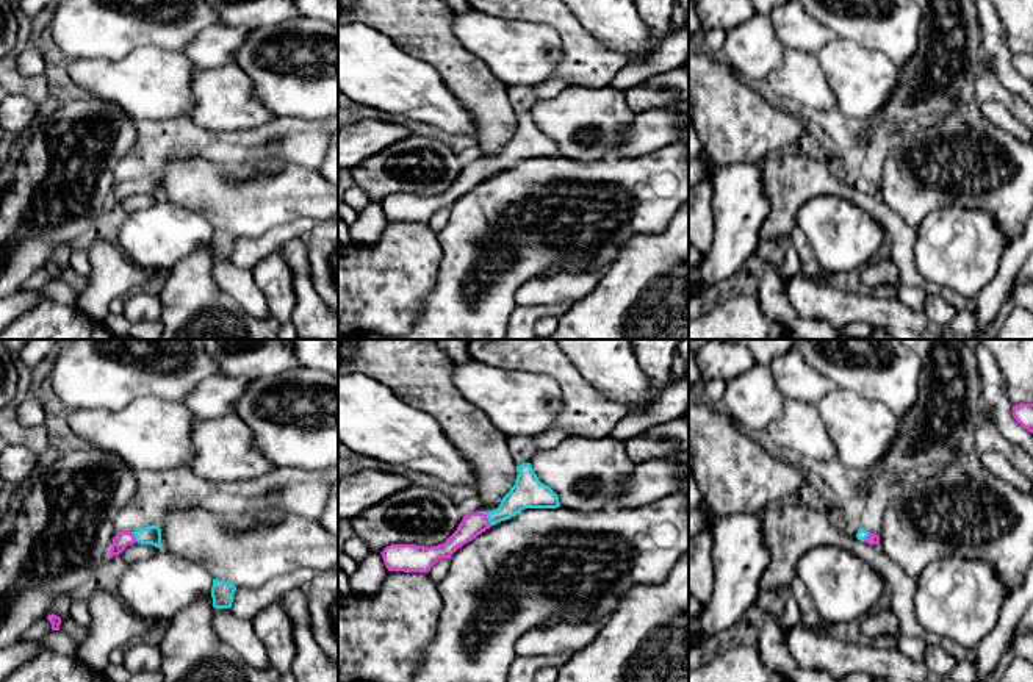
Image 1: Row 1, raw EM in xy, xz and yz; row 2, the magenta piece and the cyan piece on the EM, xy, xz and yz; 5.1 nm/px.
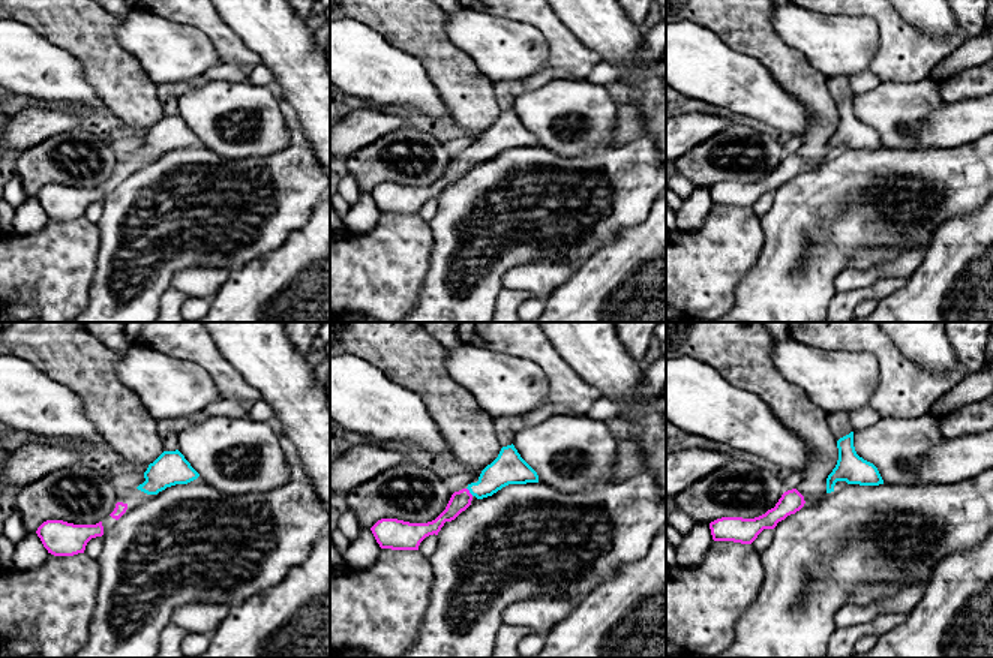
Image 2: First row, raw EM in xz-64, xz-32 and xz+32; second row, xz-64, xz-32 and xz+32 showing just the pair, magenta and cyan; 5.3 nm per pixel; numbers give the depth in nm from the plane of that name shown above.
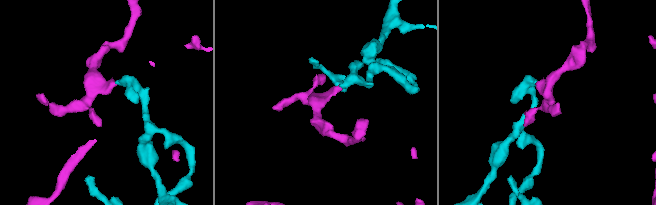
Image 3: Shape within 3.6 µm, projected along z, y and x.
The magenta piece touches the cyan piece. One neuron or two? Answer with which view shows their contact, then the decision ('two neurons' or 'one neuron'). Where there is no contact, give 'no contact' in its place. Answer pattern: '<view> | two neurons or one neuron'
xz | one neuron

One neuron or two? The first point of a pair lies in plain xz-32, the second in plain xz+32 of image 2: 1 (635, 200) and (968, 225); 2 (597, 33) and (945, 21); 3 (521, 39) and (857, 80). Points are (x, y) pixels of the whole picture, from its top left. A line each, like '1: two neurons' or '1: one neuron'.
1: two neurons
2: one neuron
3: two neurons

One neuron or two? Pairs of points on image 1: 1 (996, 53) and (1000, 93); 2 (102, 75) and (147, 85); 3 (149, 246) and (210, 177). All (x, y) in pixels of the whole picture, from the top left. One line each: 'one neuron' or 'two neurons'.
1: two neurons
2: one neuron
3: two neurons

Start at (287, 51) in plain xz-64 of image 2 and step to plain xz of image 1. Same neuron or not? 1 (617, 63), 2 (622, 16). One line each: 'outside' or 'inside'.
1: outside
2: inside

